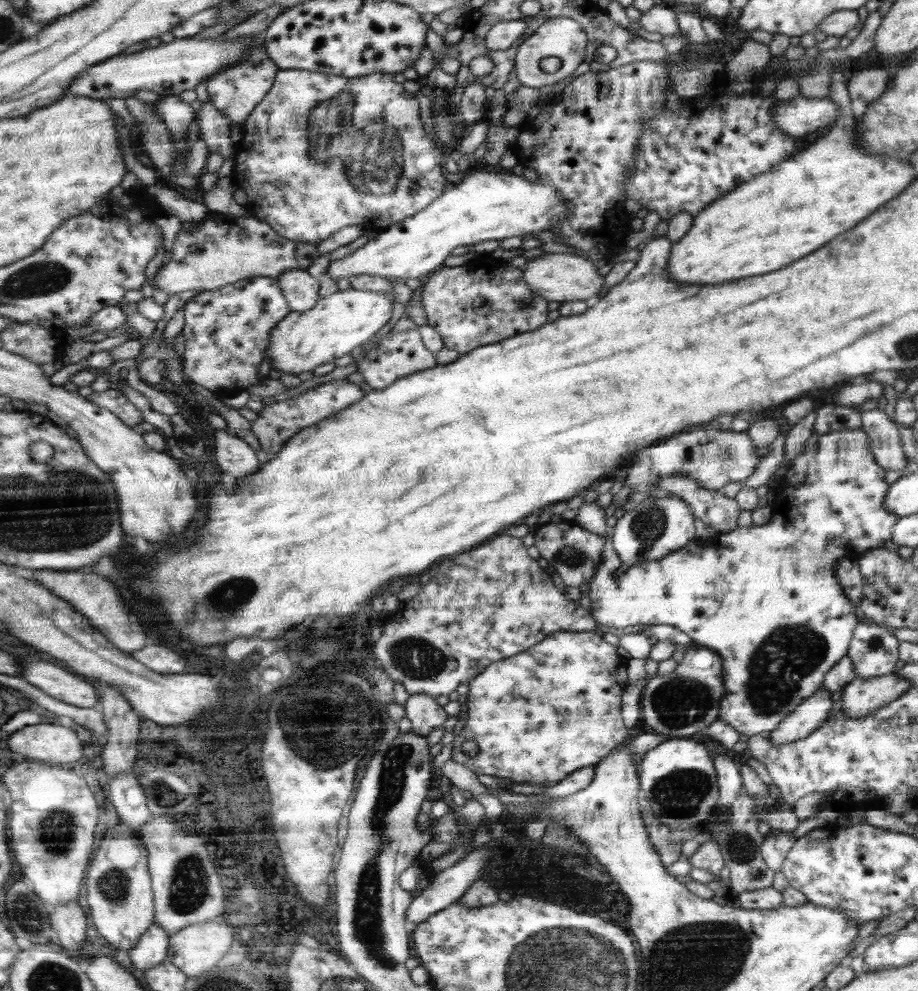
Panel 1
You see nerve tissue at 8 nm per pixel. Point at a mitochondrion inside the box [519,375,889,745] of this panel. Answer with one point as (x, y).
(780, 665)

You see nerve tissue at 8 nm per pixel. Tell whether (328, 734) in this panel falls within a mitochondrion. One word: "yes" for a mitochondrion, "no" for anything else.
yes

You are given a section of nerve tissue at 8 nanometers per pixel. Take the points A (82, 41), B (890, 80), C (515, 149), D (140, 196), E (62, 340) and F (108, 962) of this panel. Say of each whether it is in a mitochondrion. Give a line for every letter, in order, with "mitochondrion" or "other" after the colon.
A: other
B: other
C: other
D: other
E: other
F: other

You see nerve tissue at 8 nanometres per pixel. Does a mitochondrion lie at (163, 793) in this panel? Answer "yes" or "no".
yes

